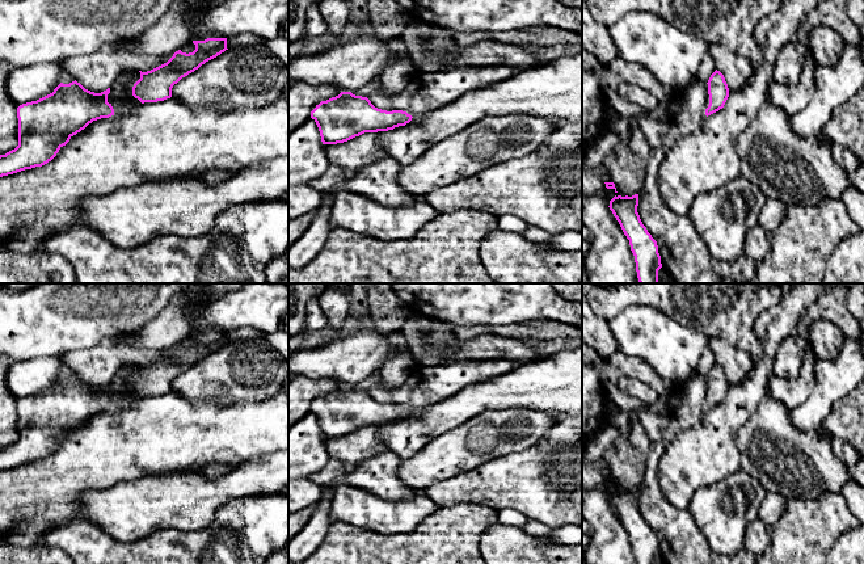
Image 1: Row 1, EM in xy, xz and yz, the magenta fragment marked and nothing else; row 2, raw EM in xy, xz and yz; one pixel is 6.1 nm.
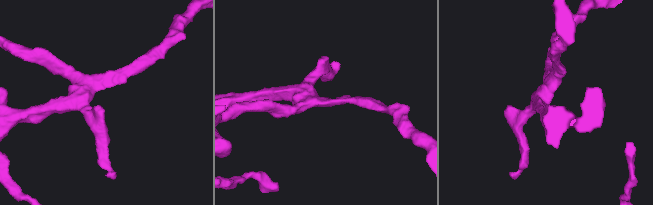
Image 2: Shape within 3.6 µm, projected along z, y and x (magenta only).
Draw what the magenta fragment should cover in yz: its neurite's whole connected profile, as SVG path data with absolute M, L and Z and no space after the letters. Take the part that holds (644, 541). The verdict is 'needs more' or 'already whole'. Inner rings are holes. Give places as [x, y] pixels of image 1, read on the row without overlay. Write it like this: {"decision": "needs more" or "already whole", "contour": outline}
{"decision": "already whole", "contour": "M638 488L632 491L615 489L610 504L629 534L635 550L636 564L659 564L662 561L657 535L648 526L637 506Z"}

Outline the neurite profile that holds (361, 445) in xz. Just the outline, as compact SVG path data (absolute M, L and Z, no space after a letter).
M364 426L344 437L324 439L330 458L353 467L389 450L379 441L375 426Z

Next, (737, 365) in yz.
M720 337L709 338L708 345L717 365L724 369L729 386L739 384L749 375L753 359L745 352Z

